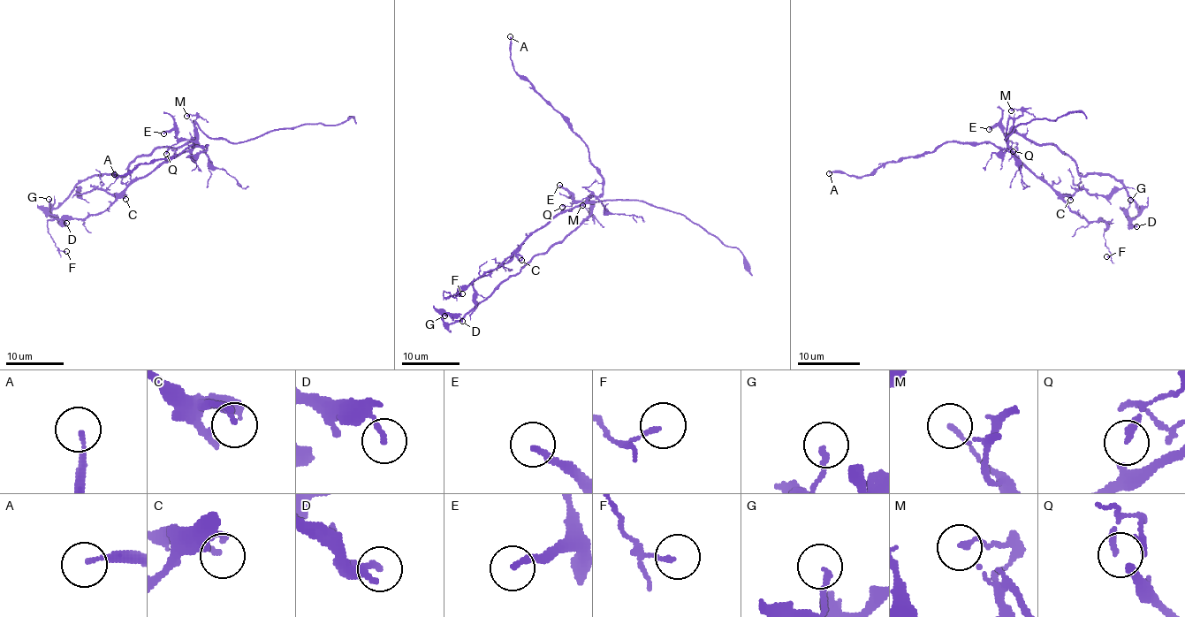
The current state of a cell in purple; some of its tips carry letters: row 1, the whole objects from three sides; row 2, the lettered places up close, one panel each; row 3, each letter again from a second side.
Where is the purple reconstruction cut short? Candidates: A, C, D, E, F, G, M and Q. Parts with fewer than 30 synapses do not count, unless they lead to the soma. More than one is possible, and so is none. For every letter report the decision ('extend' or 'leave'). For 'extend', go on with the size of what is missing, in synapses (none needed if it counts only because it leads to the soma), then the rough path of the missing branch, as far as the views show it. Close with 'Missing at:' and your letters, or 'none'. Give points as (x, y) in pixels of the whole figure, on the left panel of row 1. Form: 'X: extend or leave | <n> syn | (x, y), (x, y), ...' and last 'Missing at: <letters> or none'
A: leave
C: leave
D: leave
E: leave
F: leave
G: leave
M: leave
Q: leave
Missing at: none

